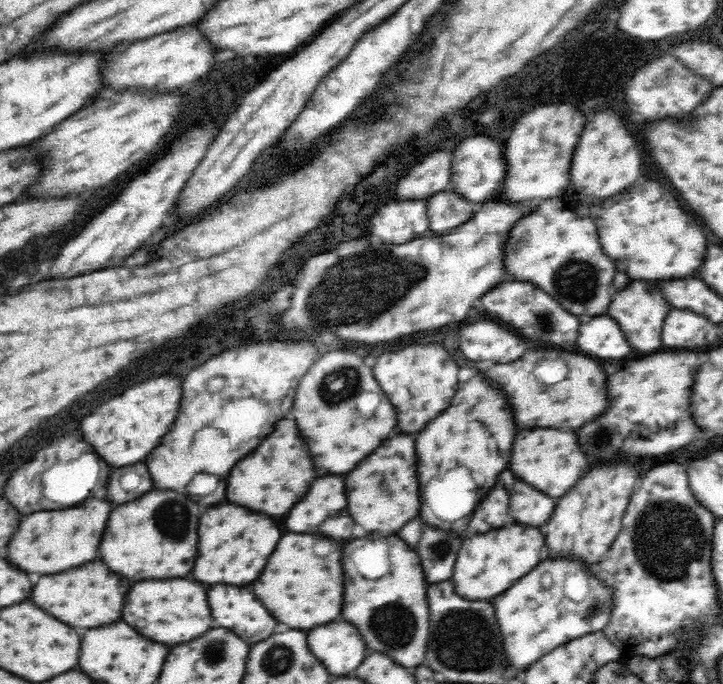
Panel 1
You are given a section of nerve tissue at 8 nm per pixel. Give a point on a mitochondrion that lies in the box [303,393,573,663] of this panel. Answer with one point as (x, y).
(394, 624)

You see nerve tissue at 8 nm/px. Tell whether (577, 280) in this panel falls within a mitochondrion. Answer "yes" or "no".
yes

